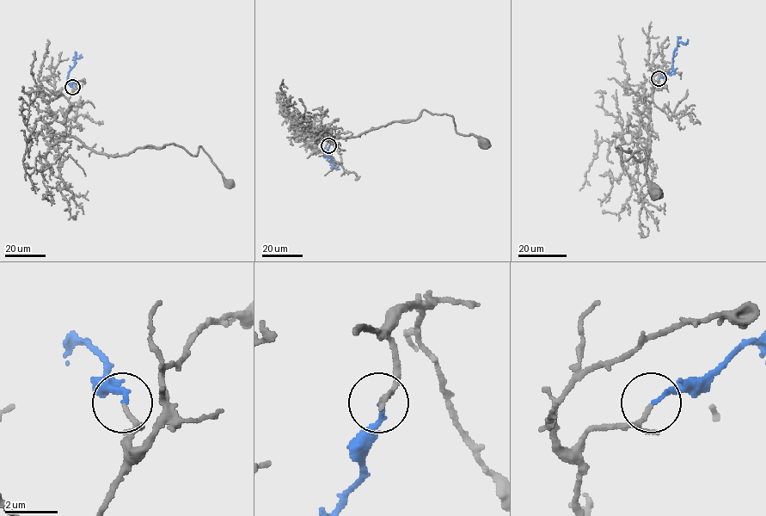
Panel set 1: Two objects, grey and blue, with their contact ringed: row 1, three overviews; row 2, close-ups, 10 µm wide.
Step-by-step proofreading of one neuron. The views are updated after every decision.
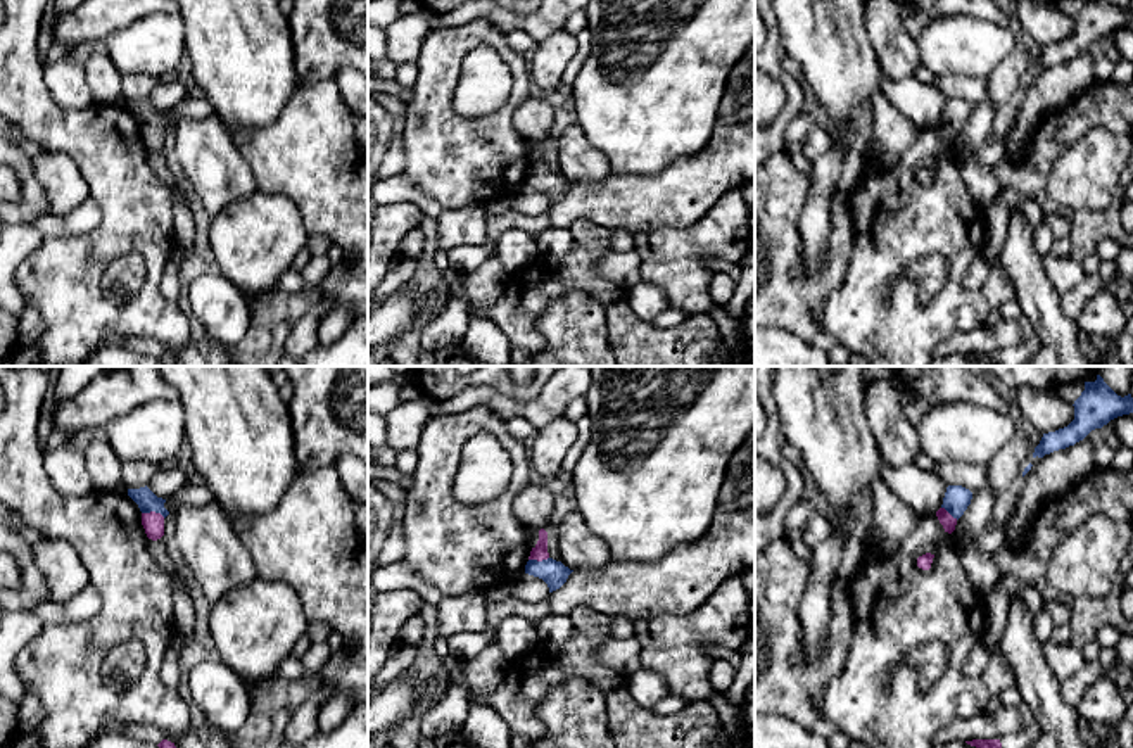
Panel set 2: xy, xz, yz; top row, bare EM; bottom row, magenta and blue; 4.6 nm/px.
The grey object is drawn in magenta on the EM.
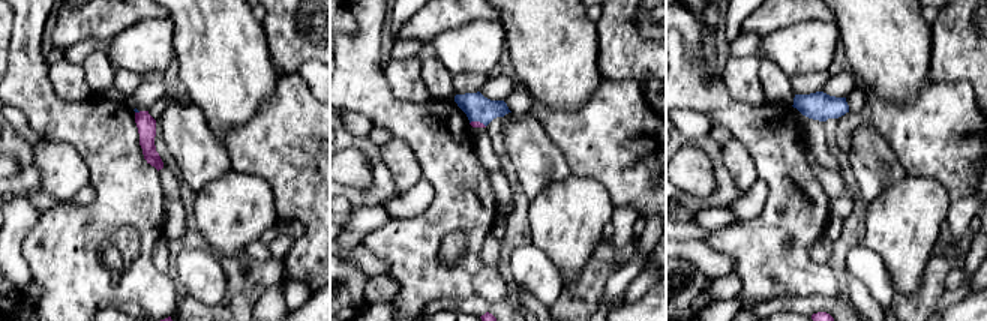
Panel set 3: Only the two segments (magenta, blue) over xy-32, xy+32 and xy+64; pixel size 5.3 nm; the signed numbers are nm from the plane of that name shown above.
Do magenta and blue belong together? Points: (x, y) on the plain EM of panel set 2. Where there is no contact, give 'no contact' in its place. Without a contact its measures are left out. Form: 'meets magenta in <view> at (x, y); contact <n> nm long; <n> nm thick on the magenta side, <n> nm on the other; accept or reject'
meets magenta in xy at (154, 125); contact 110 nm long; 100 nm thick on the magenta side, 100 nm on the other; accept

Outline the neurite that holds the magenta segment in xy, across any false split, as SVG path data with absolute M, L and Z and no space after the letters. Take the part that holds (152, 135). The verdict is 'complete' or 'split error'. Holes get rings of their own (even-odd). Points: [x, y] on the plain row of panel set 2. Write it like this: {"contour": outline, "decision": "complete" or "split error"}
{"contour": "M147 98L128 102L128 109L142 124L142 138L149 152L157 154L164 149L164 131L169 124L164 121L166 112L157 111Z", "decision": "split error"}

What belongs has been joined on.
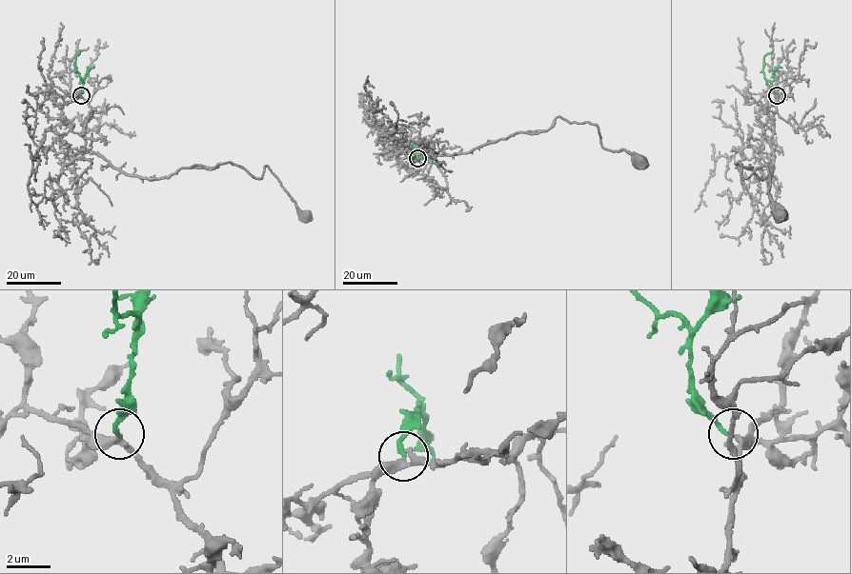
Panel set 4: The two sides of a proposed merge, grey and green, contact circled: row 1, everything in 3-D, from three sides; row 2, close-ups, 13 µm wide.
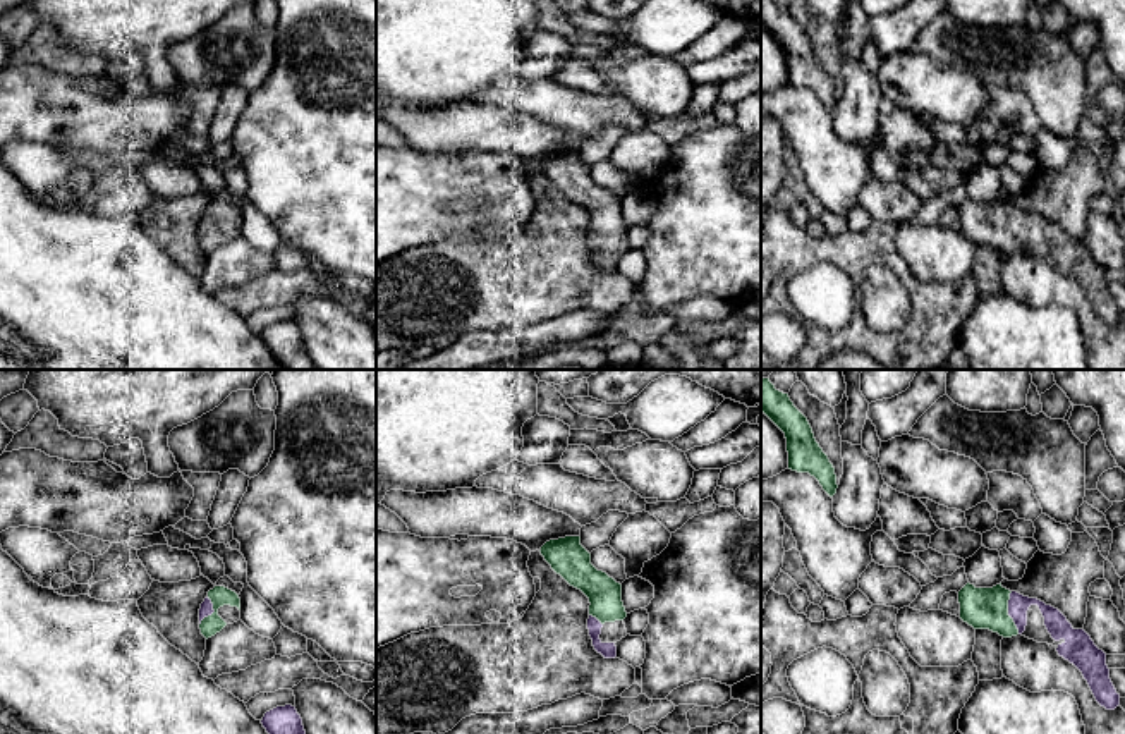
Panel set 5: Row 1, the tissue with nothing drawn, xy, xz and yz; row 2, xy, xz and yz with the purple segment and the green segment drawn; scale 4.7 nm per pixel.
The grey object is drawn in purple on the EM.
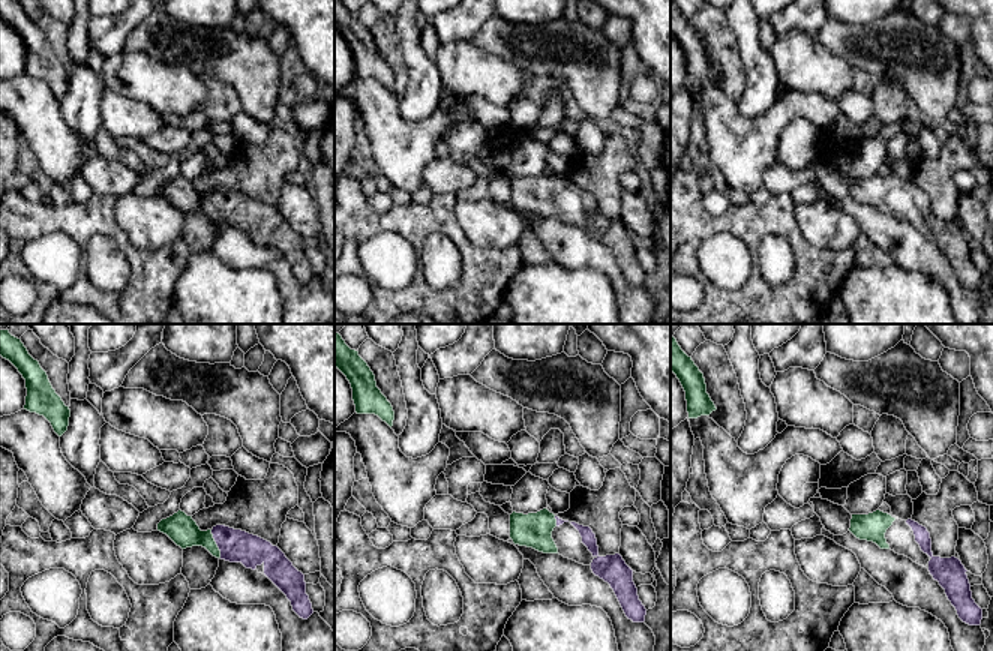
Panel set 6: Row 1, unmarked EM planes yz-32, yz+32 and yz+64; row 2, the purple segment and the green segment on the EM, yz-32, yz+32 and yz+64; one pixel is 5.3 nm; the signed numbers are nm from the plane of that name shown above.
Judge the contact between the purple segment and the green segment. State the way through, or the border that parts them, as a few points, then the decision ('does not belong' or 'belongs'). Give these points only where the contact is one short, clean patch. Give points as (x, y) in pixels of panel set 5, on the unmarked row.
across yz (1057, 239), (1038, 217), (1009, 227), (979, 222) | belongs

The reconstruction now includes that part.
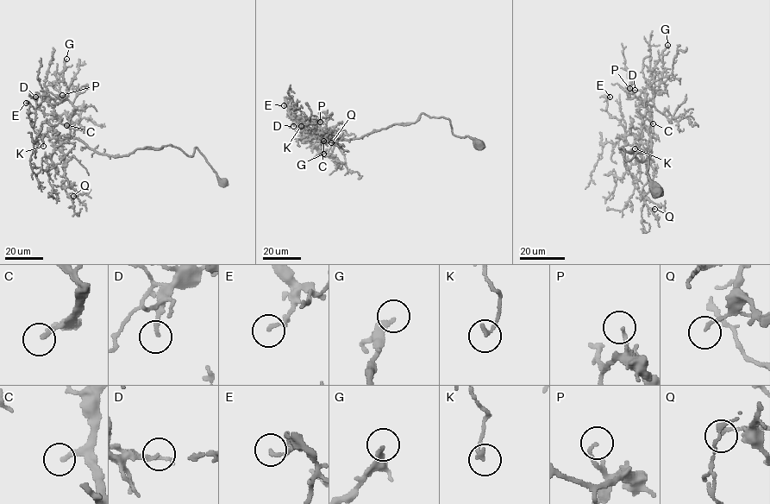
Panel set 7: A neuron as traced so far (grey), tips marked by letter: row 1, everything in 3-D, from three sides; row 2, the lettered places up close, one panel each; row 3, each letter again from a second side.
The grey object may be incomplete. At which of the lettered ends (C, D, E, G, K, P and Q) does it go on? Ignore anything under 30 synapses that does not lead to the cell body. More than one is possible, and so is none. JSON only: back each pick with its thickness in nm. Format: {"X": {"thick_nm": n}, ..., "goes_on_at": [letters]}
{"C": {"thick_nm": 190}, "G": {"thick_nm": 320}, "P": {"thick_nm": 140}, "goes_on_at": ["C", "G", "P"]}

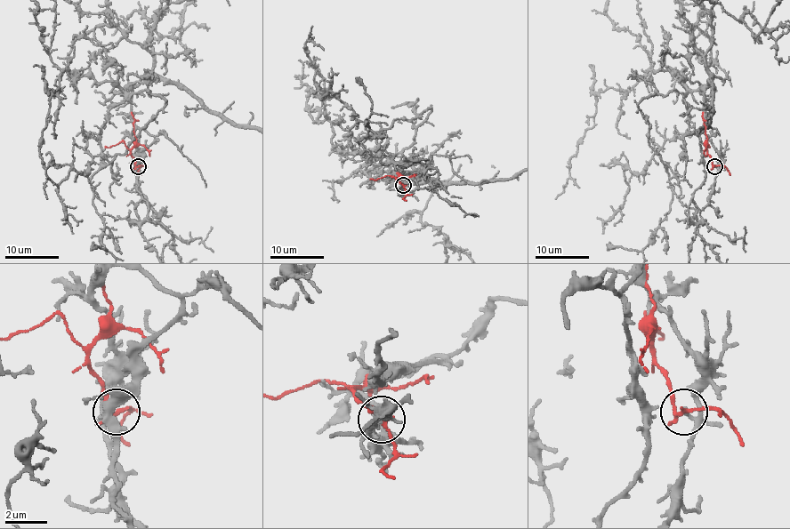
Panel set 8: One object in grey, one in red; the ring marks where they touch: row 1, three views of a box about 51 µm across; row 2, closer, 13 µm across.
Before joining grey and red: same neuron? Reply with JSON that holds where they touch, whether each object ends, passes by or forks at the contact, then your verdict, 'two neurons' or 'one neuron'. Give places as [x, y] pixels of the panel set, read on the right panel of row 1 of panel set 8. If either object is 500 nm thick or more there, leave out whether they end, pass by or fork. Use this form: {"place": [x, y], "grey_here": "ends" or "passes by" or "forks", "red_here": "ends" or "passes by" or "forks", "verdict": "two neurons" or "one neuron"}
{"place": [714, 166], "grey_here": "passes by", "red_here": "passes by", "verdict": "two neurons"}

